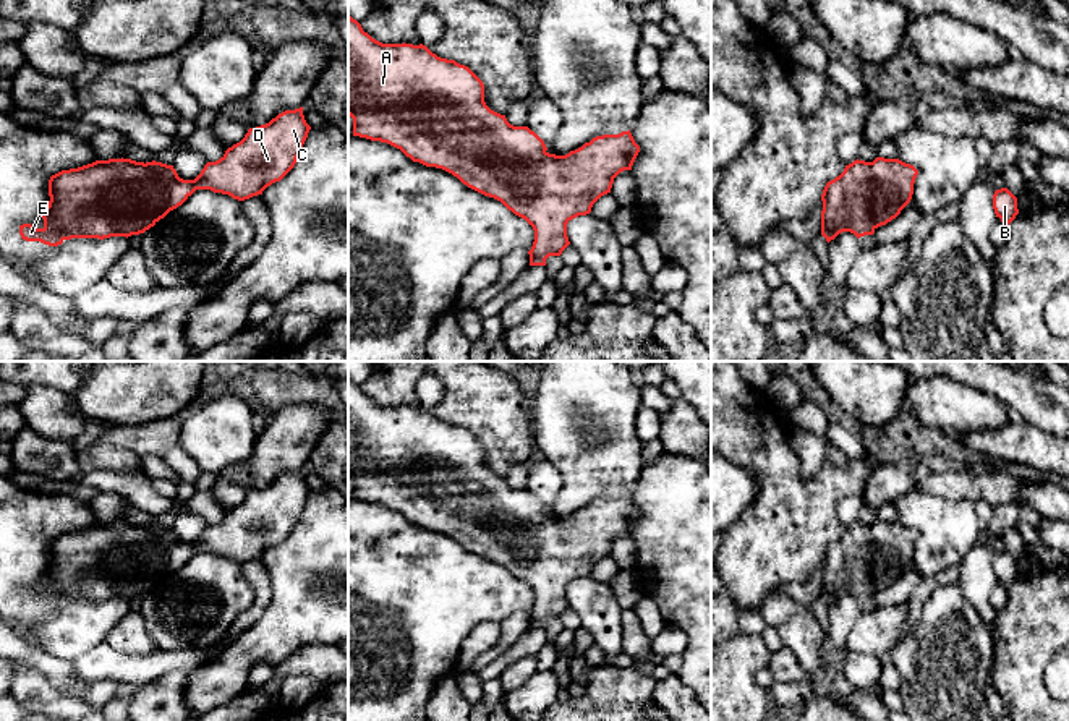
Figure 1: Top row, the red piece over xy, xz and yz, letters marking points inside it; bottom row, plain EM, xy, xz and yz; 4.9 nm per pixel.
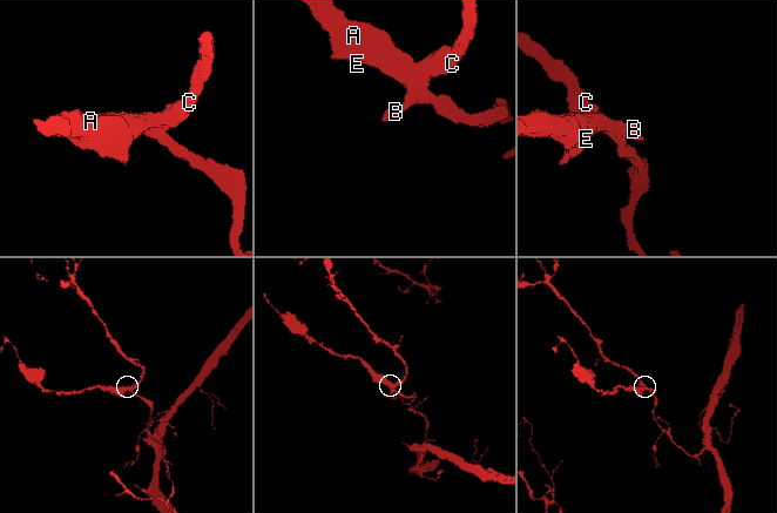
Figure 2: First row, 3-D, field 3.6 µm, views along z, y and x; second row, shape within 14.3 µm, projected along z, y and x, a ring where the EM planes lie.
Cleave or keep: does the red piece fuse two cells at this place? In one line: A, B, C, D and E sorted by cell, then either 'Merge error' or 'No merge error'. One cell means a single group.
Groups: A B C D E. No merge error

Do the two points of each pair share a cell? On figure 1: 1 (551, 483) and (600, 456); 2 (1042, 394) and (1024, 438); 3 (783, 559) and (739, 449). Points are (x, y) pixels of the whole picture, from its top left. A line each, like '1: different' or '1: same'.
1: different
2: different
3: same

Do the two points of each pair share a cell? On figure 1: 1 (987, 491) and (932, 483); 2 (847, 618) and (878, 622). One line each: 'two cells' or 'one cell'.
1: one cell
2: two cells

